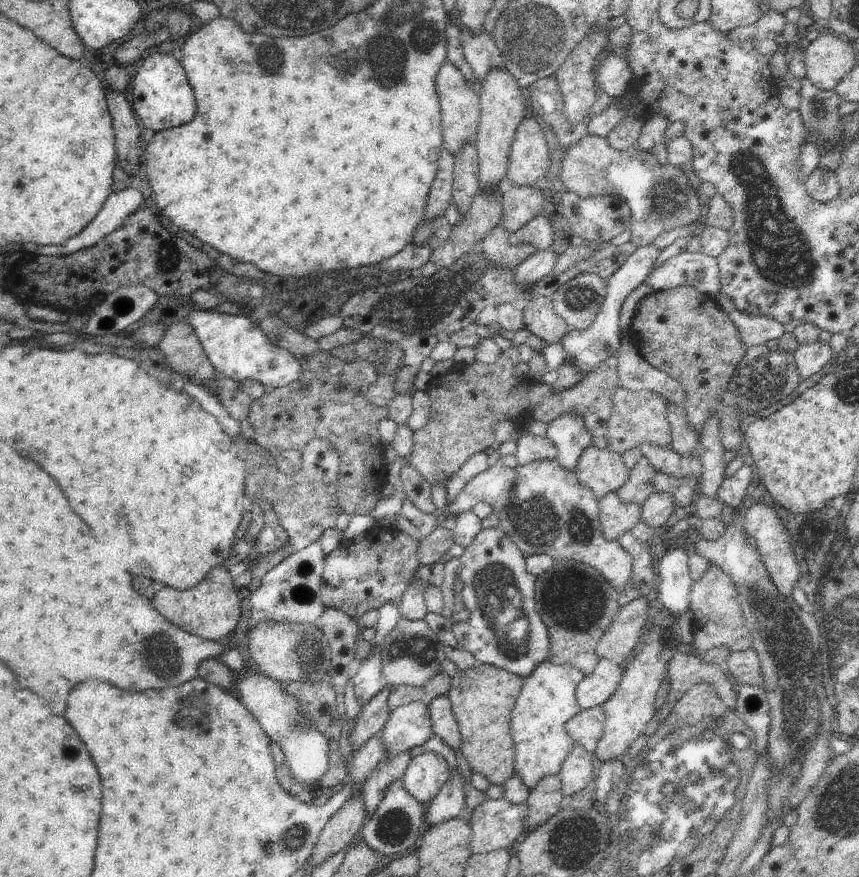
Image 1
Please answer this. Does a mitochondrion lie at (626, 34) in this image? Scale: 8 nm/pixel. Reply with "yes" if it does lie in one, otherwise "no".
no

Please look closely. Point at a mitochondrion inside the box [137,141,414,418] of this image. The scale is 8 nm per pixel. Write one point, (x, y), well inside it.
(180, 355)

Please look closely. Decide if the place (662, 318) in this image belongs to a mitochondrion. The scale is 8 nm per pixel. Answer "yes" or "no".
no

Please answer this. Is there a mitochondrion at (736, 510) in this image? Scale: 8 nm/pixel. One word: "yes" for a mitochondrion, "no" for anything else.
no

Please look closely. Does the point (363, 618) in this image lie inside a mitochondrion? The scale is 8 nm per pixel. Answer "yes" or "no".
no

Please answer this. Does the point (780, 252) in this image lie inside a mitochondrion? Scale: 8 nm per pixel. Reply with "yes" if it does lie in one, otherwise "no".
yes

